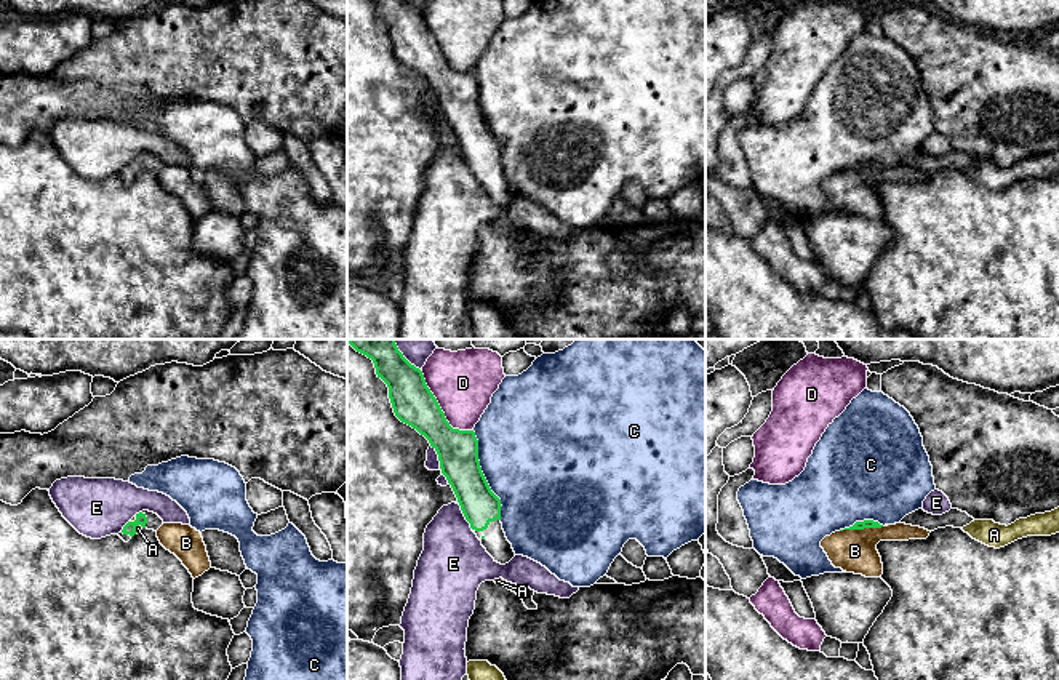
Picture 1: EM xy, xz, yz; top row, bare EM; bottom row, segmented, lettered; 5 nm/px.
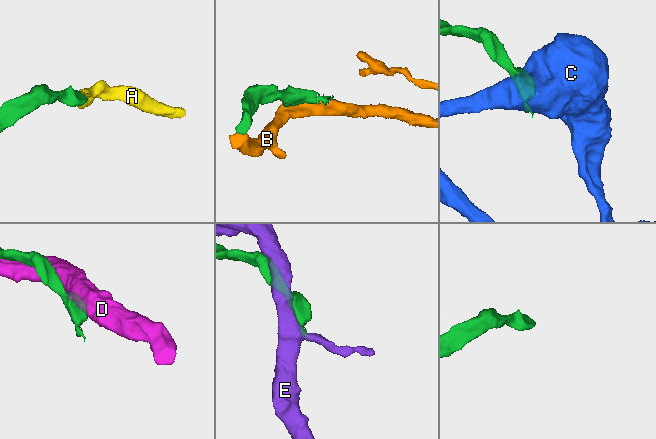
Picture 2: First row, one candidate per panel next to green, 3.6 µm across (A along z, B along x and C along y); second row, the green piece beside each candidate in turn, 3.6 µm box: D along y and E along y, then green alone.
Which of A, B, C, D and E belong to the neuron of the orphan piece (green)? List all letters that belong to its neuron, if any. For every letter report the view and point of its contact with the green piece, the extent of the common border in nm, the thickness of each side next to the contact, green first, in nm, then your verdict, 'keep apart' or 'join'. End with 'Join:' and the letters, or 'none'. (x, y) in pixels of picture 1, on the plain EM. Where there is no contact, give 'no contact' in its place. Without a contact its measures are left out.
A: contact xy (135, 170); length 60 nm; calibres 60 and 30 nm; join
B: contact yz (861, 170); length 220 nm; calibres 50 and 220 nm; keep apart
C: contact xz (483, 117); length 480 nm; calibres 200 and 500 nm; keep apart
D: contact xz (440, 50); length 420 nm; calibres 220 and 300 nm; keep apart
E: contact xz (439, 100); length 140 nm; calibres 200 and 70 nm; keep apart
Join: A

